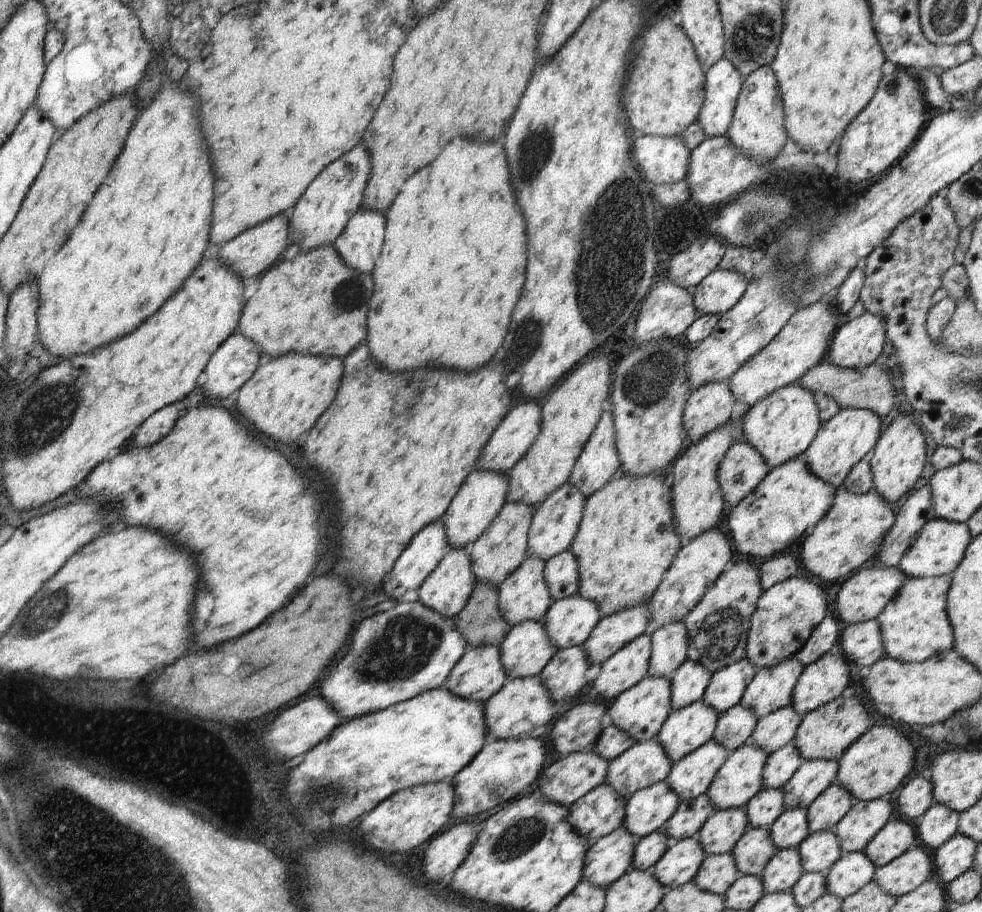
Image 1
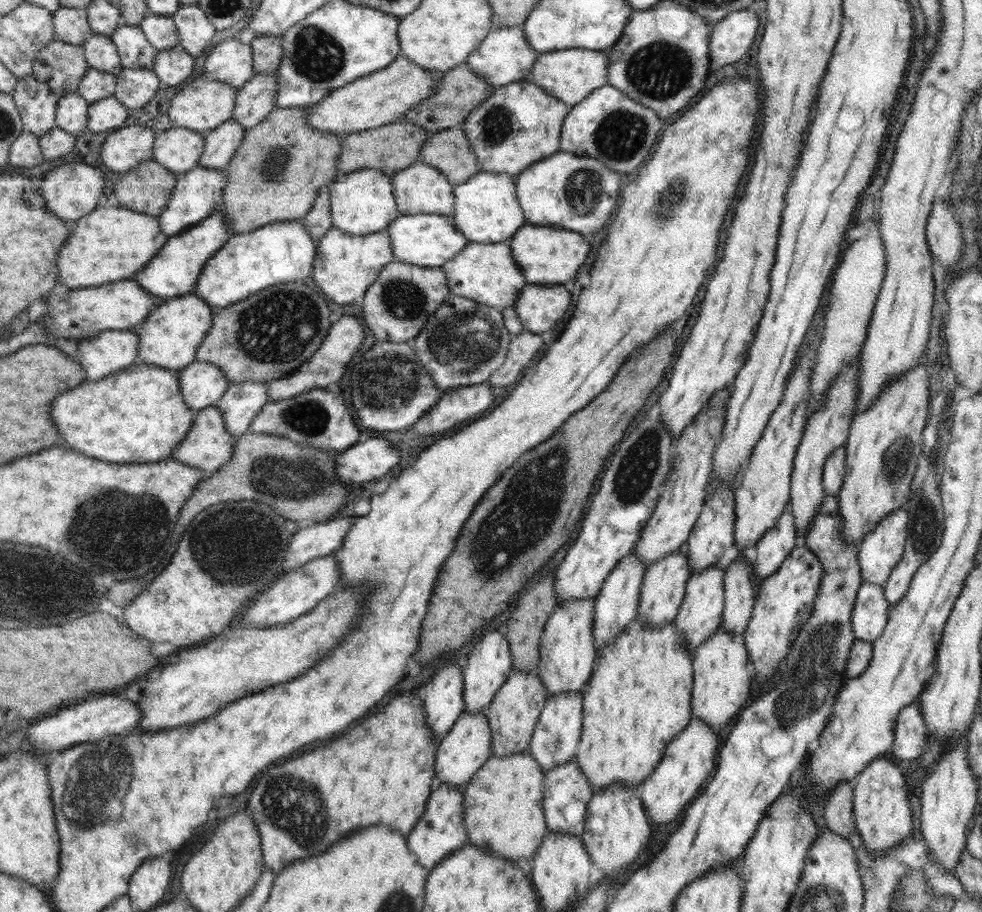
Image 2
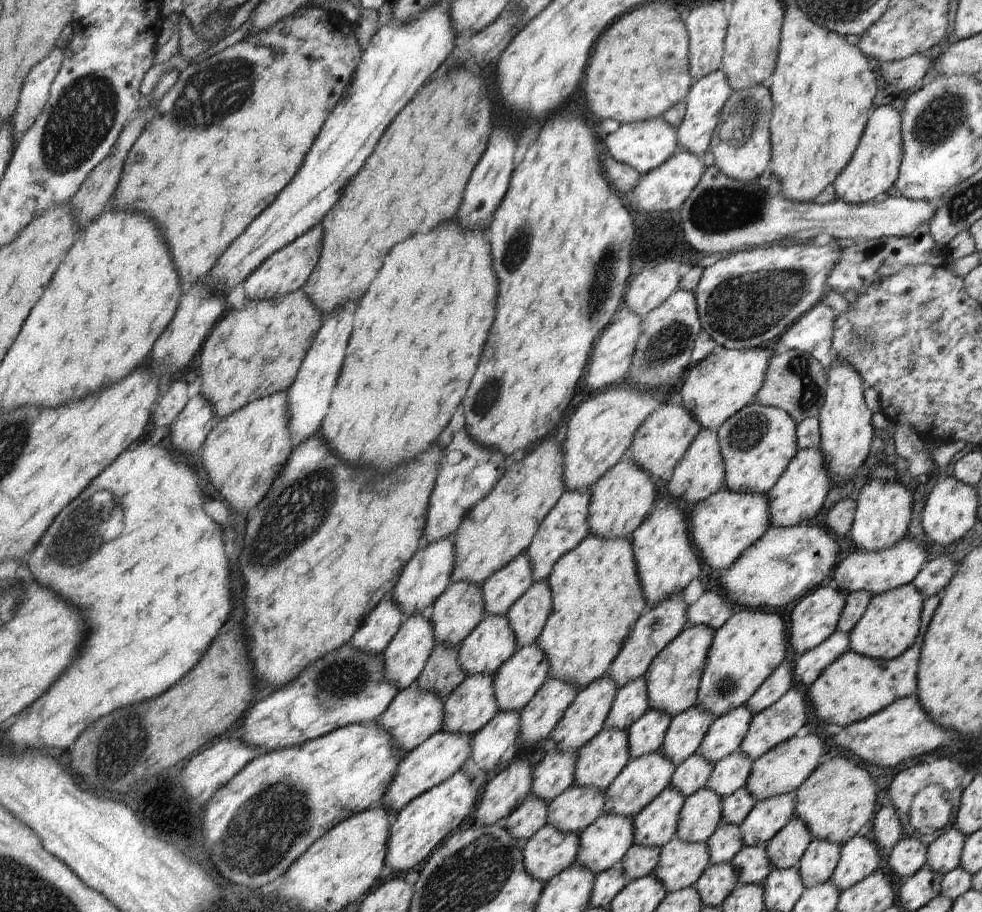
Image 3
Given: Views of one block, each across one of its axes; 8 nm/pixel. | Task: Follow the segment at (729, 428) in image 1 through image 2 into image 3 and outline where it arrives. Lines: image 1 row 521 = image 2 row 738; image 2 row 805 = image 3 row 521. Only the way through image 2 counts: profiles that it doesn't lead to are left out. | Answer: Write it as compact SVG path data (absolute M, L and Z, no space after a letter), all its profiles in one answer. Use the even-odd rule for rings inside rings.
M668 503L662 510L654 509L631 535L639 580L648 608L653 608L660 600L674 593L682 593L700 575L702 561L694 550L696 547L691 536L688 536L688 523L684 512Z

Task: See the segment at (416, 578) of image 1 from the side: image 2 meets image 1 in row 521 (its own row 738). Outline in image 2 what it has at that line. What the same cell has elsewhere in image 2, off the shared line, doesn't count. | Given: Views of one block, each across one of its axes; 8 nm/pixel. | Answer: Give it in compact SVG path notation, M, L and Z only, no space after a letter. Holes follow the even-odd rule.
M450 656L442 661L432 680L418 692L428 727L439 742L464 713L464 675L454 659Z

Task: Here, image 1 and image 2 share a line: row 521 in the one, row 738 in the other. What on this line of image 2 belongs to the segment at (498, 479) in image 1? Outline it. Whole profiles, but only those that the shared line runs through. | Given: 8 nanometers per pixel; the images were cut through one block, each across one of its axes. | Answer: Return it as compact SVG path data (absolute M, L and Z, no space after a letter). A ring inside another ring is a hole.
M466 711L458 717L448 734L440 740L436 750L436 764L434 764L436 782L450 784L463 792L474 773L492 756L492 729L488 717L484 715L484 711L474 711L474 713Z

